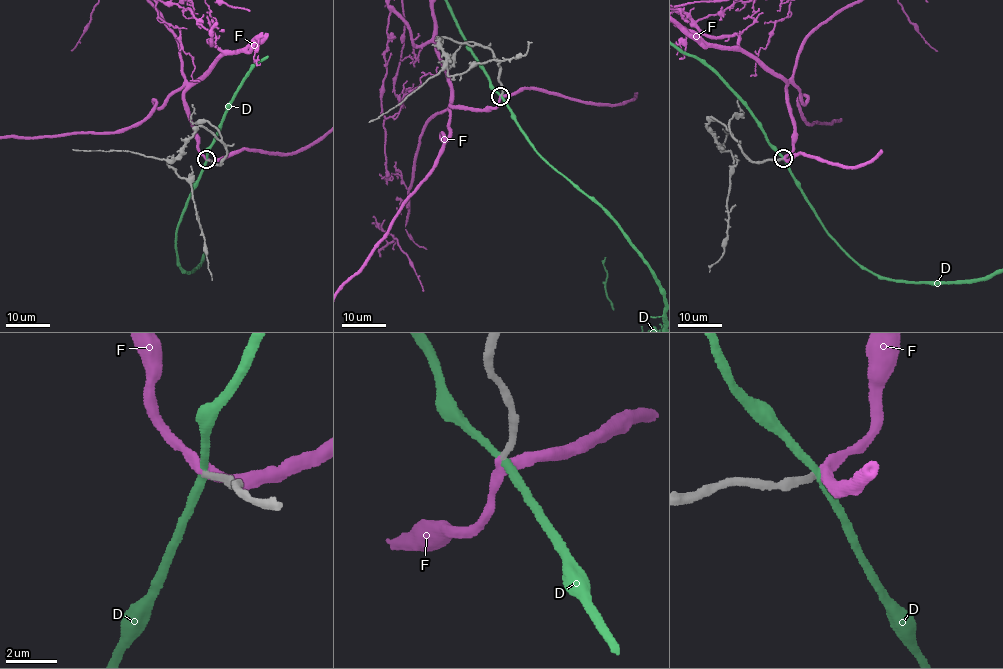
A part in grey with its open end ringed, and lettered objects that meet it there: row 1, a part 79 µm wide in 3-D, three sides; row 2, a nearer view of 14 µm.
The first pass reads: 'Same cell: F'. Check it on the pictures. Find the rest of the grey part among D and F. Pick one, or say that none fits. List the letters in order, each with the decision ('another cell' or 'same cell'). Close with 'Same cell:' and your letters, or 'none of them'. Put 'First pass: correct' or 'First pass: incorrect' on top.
First pass: correct
D: another cell
F: same cell
Same cell: F

